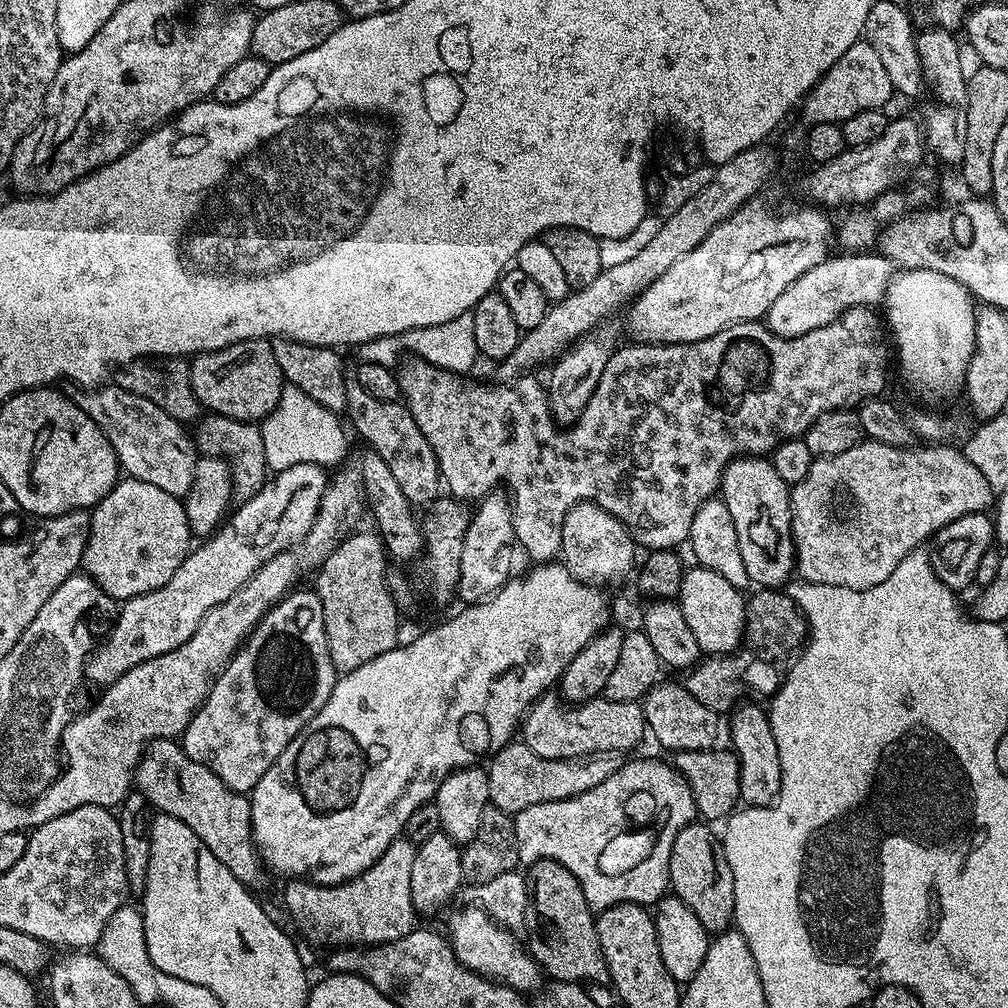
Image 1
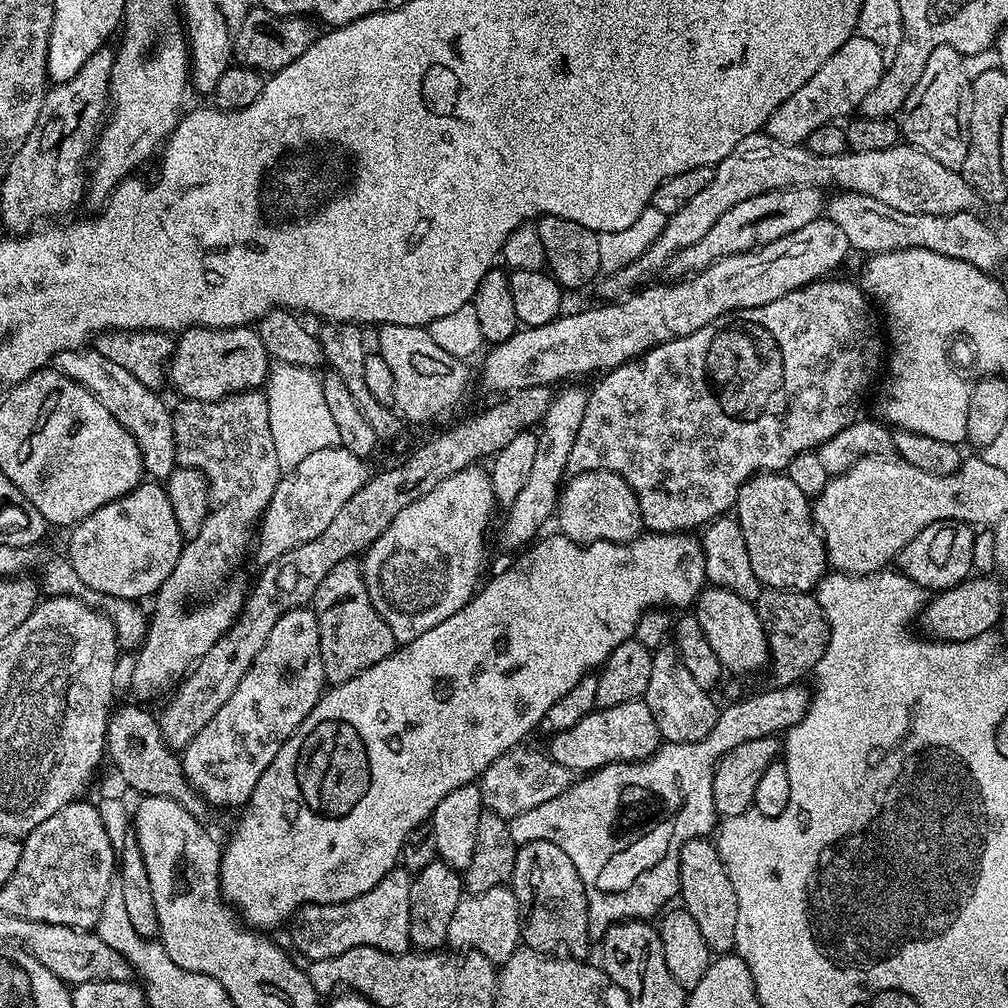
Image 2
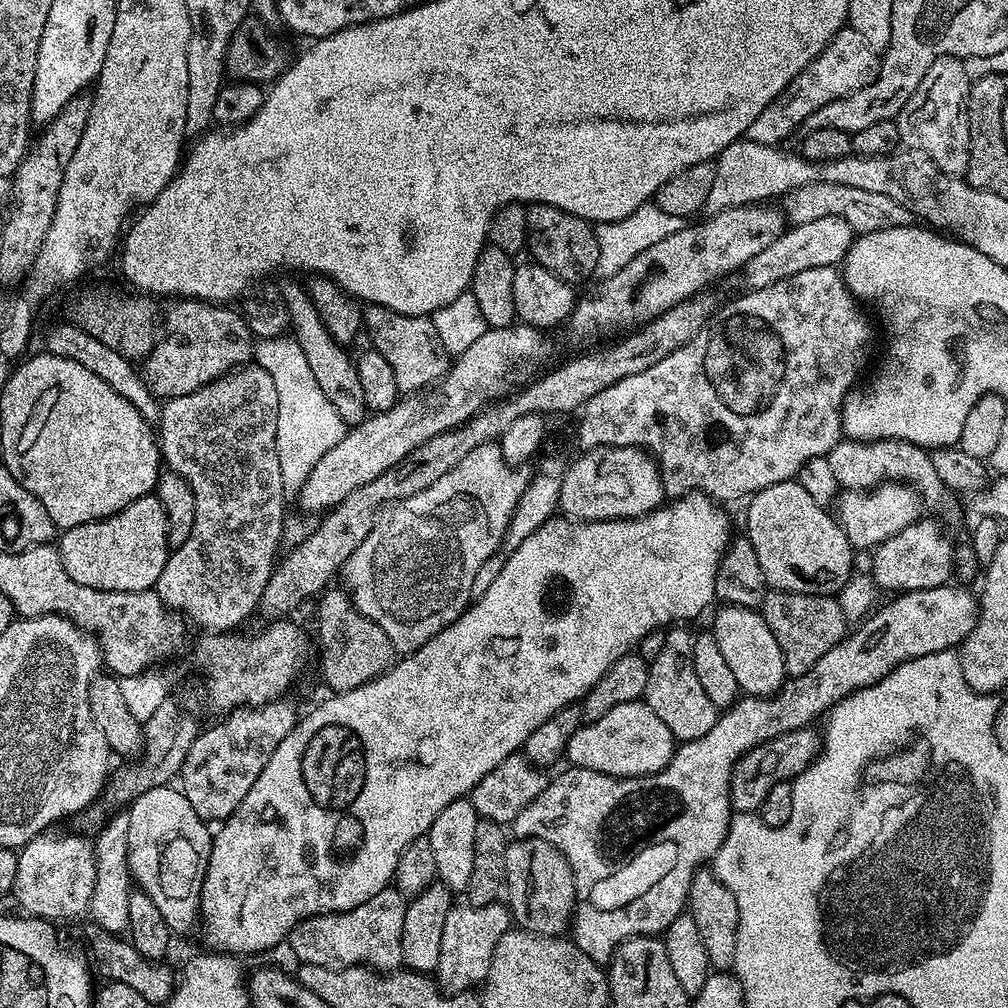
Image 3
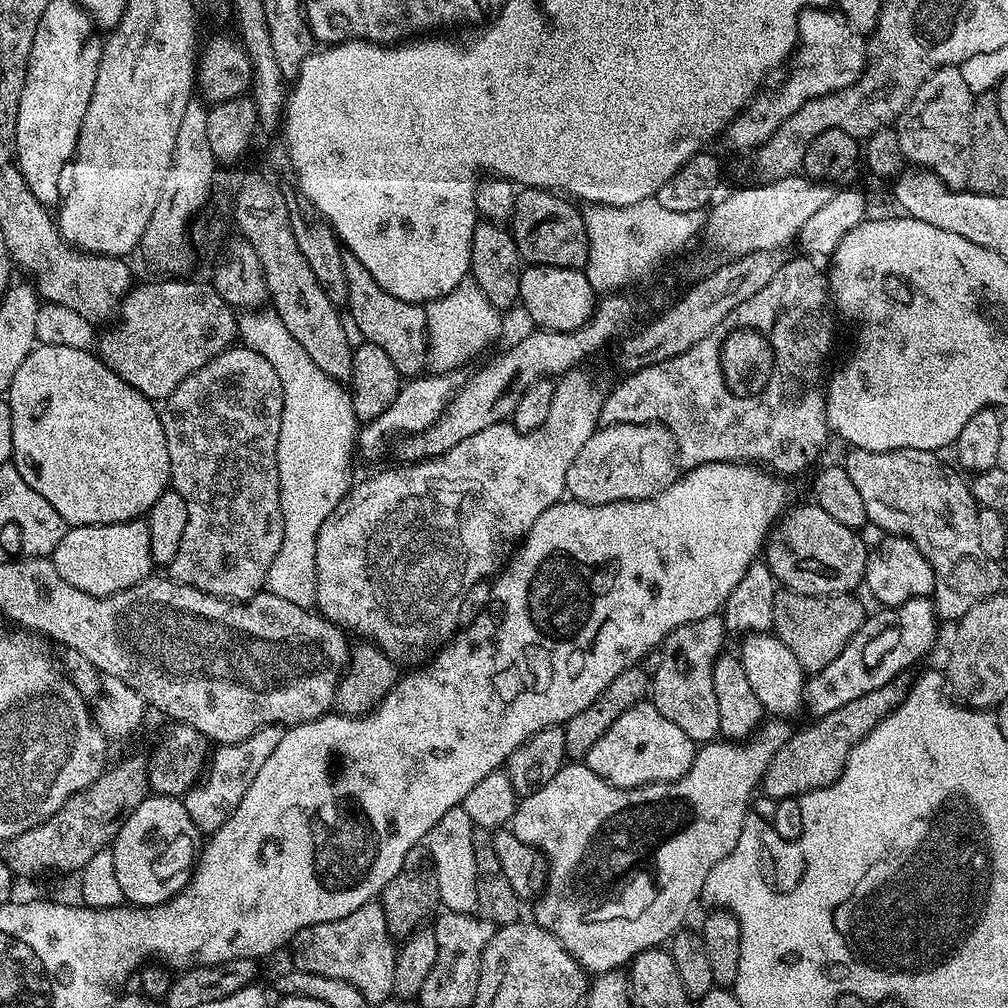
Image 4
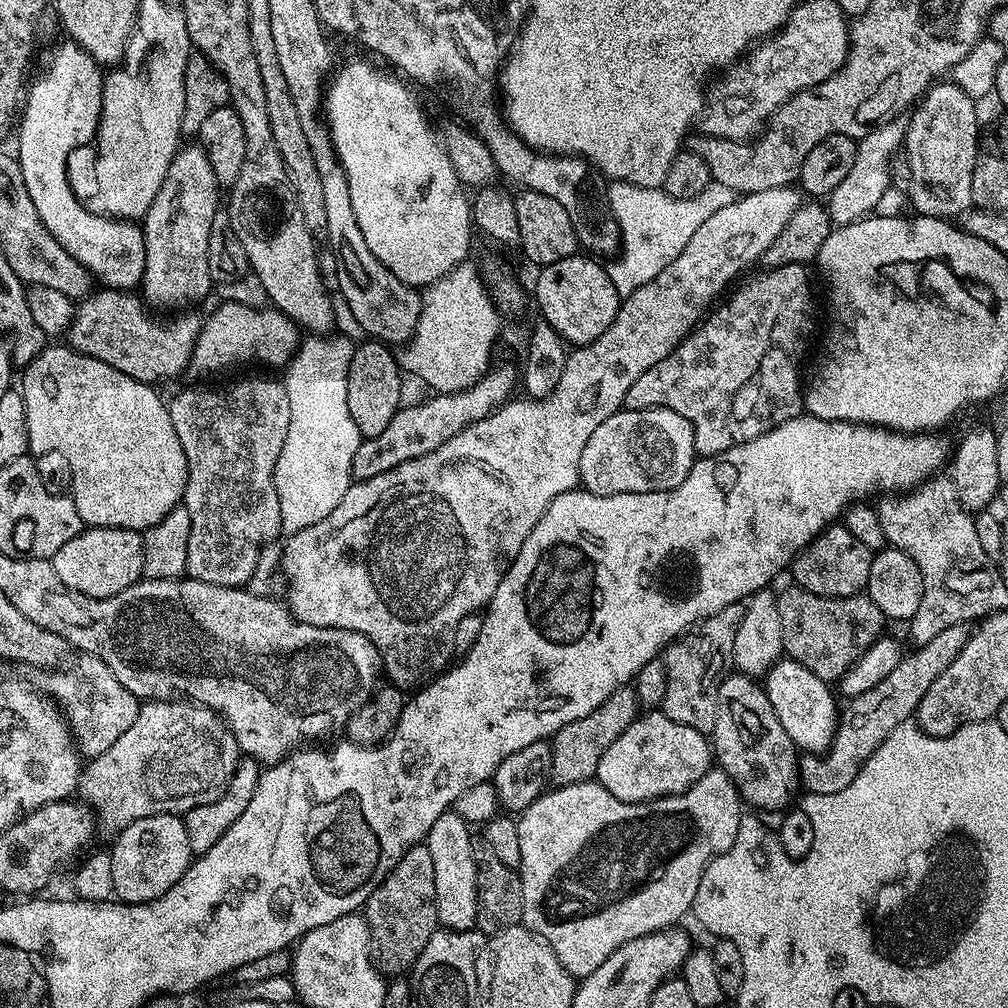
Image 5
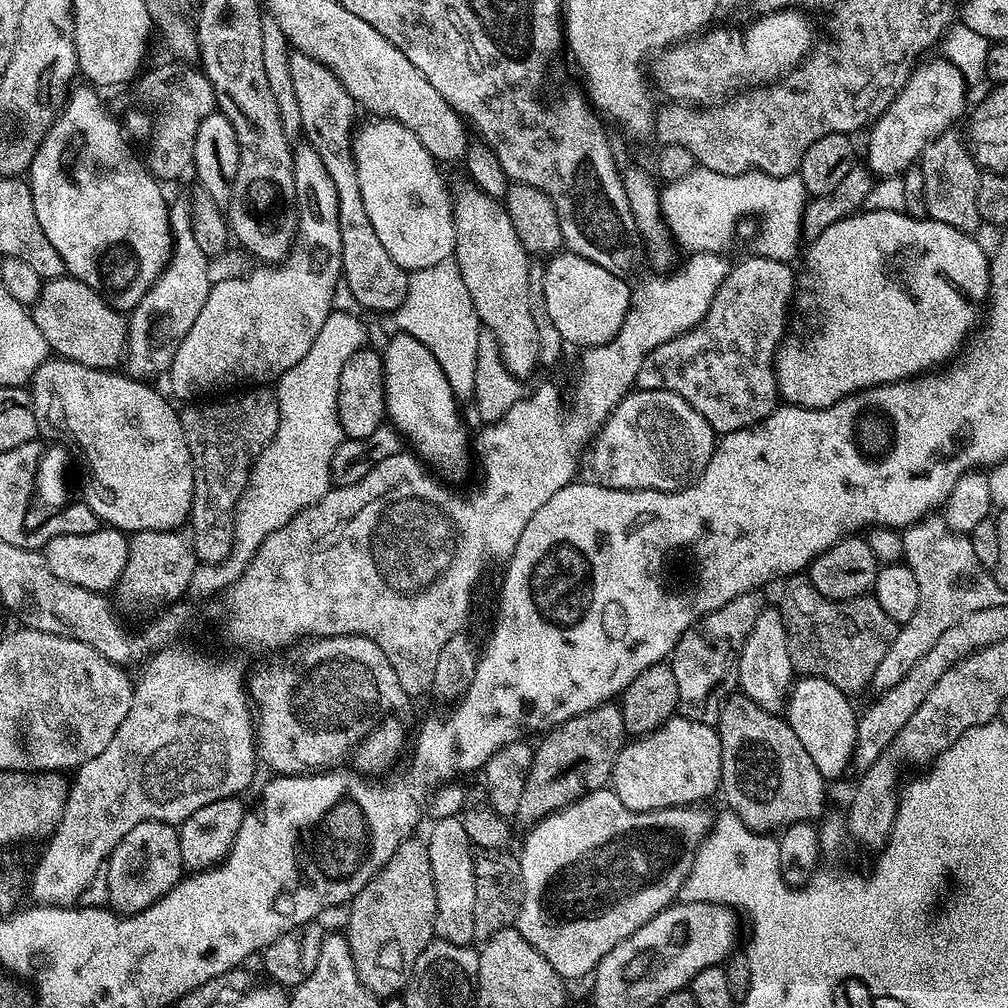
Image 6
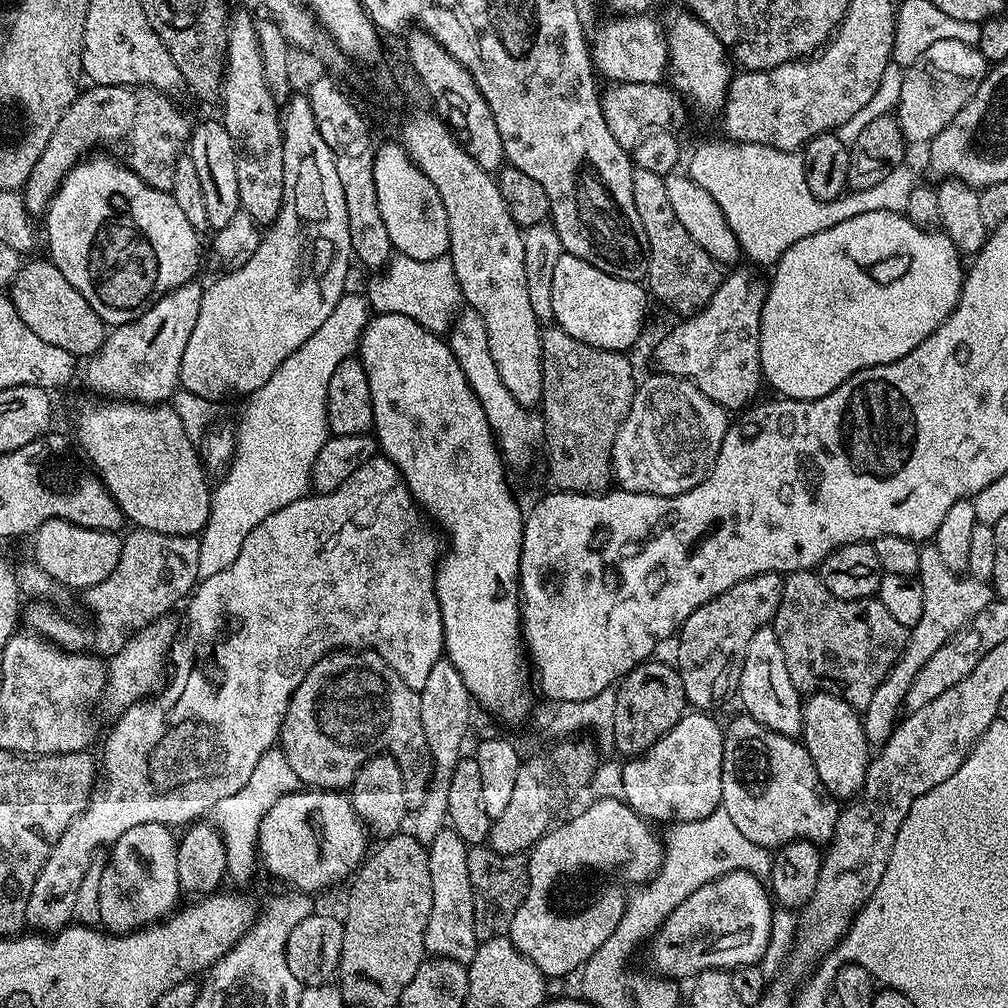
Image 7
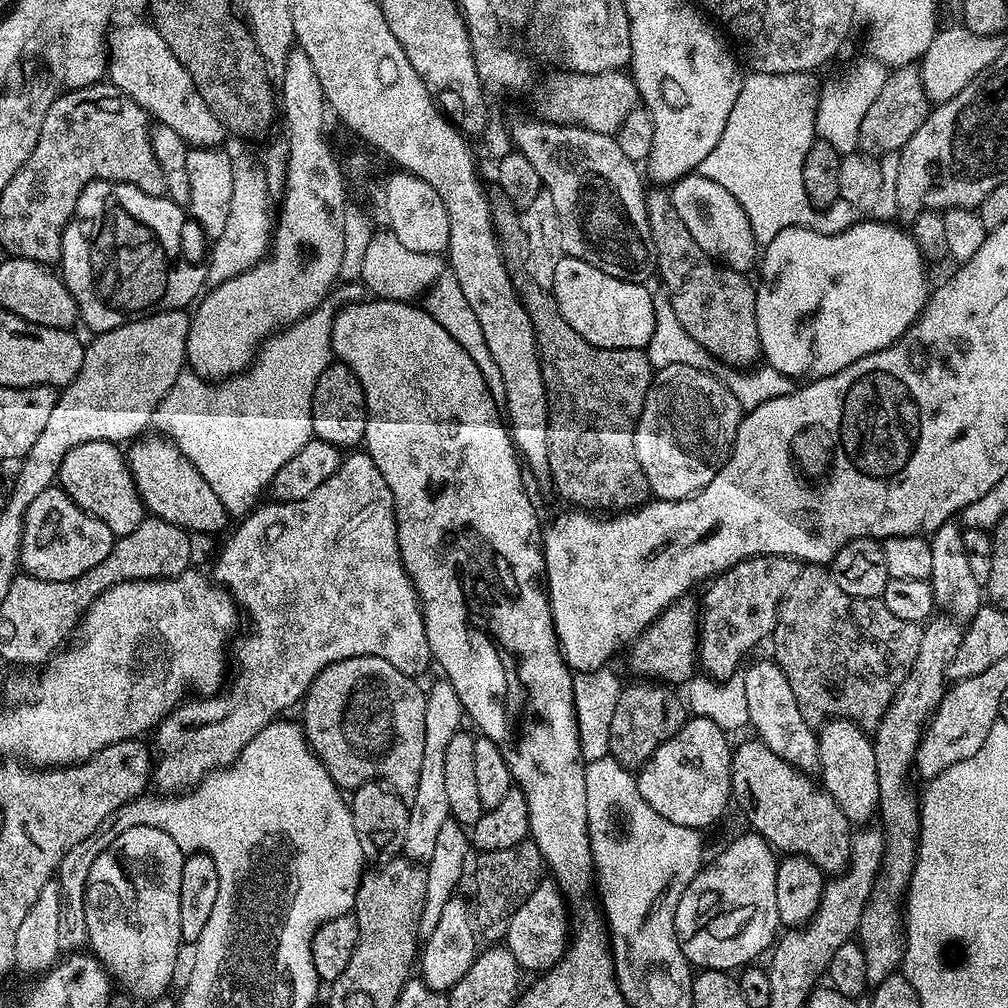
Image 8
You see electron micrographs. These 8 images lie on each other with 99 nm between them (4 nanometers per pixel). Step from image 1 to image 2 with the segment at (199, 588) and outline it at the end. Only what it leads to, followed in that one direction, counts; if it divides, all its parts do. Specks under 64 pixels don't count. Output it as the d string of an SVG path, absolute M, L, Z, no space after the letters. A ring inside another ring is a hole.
M339 446L306 454L306 458L302 458L302 462L281 479L274 490L274 498L270 498L270 506L266 506L260 518L258 543L254 548L254 556L256 552L259 563L265 565L274 562L274 558L322 534L322 530L334 522L334 514L338 514L338 510L342 510L342 506L354 498L356 491L368 483L368 463L365 457L355 456L350 450Z

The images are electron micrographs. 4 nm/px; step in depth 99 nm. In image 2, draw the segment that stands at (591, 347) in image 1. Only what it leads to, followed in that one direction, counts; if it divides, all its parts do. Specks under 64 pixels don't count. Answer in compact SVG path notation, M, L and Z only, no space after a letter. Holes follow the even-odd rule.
M570 386L555 393L544 418L541 420L538 451L530 468L530 475L525 486L518 492L518 497L509 503L509 508L502 526L502 544L506 548L525 547L538 535L544 522L555 515L559 505L559 495L567 475L570 451L577 441L585 418L589 391L578 386Z

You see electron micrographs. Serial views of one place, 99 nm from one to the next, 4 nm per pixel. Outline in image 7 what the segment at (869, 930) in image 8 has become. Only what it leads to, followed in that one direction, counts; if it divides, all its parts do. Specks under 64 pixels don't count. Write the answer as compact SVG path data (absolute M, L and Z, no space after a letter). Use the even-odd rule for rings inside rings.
M934 546L921 547L918 568L918 579L922 586L922 618L918 618L918 622L910 629L903 652L878 686L878 690L874 690L874 698L870 698L870 702L862 709L864 733L872 746L882 746L890 738L901 719L906 690L910 690L910 684L914 682L918 670L926 666L930 654L934 654L934 650L938 650L938 646L946 643L956 632L961 632L994 599L991 583L955 572L953 568L946 566L946 562L942 562L942 554L938 554Z

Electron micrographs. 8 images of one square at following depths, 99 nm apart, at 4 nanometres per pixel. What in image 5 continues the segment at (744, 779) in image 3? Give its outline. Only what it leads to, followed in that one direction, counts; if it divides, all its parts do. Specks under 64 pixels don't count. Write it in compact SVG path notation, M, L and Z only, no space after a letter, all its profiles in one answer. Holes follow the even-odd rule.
M968 624L949 626L947 630L942 630L942 634L930 638L930 642L912 650L916 652L909 651L905 654L898 666L894 666L894 670L890 670L890 674L886 674L886 678L878 682L878 686L866 690L866 694L851 697L847 701L848 705L845 708L843 705L839 713L836 733L828 751L820 755L804 754L799 757L798 780L803 791L814 796L825 796L850 786L870 754L874 754L874 750L878 750L882 742L886 742L888 735L898 725L907 724L915 717L926 690L930 690L938 674L942 674L942 670L946 670L946 666L954 662L969 635Z

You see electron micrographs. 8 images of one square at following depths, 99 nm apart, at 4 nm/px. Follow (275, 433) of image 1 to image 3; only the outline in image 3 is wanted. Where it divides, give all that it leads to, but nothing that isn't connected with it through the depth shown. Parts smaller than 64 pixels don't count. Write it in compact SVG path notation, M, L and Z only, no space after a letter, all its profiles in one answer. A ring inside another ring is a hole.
M291 335L260 338L254 344L254 360L274 378L278 389L278 466L282 466L282 482L285 489L303 488L306 478L328 450L344 437L346 426L338 418L338 410L330 406L330 398L322 394L318 381L306 363L302 346Z

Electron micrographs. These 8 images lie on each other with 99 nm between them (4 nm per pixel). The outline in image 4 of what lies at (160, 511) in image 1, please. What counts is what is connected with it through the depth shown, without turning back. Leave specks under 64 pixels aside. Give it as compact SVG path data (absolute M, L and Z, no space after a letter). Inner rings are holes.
M141 518L117 524L69 527L61 535L50 559L58 574L62 574L70 586L78 586L78 590L86 590L86 594L109 596L121 592L153 575L148 521Z

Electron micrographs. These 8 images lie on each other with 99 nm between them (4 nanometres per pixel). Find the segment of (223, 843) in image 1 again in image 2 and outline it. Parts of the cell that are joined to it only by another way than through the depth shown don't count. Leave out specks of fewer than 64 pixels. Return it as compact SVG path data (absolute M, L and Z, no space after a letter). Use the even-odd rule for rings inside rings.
M134 704L115 709L109 715L104 742L107 759L112 759L117 774L141 797L165 796L180 803L191 816L203 817L206 801L188 783L181 757L162 738L159 719L153 713Z

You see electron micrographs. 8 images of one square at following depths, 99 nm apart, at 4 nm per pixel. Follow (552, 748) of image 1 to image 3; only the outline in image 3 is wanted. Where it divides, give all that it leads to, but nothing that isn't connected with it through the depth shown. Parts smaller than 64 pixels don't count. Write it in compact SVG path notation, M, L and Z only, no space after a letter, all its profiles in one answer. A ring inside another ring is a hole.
M640 700L614 706L602 718L588 720L568 739L566 760L569 765L601 772L607 776L649 776L667 768L676 753L678 741L670 726Z

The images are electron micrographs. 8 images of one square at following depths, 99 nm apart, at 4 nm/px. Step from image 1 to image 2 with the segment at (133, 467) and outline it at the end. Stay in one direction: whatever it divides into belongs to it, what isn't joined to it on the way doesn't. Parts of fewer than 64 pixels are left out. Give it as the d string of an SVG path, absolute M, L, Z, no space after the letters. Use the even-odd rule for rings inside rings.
M92 346L85 347L83 350L59 352L54 364L60 372L71 377L72 380L77 380L82 387L91 390L116 415L118 422L122 422L124 429L138 442L138 450L142 454L145 473L153 481L167 481L169 474L178 465L172 414L169 405L166 406L160 401L161 393L142 386L142 382L138 382L138 378L134 378L134 374L122 370L122 366L118 366L118 362L110 362L110 358L106 358Z

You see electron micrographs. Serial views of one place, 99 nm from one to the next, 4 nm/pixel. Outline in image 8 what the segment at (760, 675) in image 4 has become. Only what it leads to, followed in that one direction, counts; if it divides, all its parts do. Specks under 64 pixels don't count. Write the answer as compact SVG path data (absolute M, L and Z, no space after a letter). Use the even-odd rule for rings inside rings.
M830 720L819 729L818 735L818 776L824 791L834 798L838 810L846 814L849 825L867 825L871 821L868 819L877 815L880 802L878 770L874 766L874 750L869 733L850 720Z

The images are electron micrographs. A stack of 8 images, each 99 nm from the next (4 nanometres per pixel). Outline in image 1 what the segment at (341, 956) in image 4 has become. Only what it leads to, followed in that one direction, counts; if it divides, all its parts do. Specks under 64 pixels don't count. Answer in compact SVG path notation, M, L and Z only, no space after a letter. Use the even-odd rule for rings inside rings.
M397 838L372 866L353 880L341 884L313 884L292 878L284 888L284 904L292 920L308 940L331 946L371 946L389 944L410 934L418 924L418 913L410 890L410 869L416 845Z

